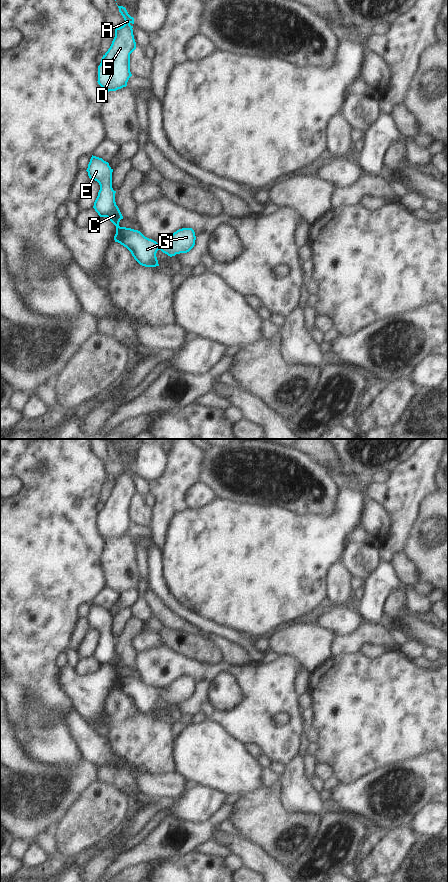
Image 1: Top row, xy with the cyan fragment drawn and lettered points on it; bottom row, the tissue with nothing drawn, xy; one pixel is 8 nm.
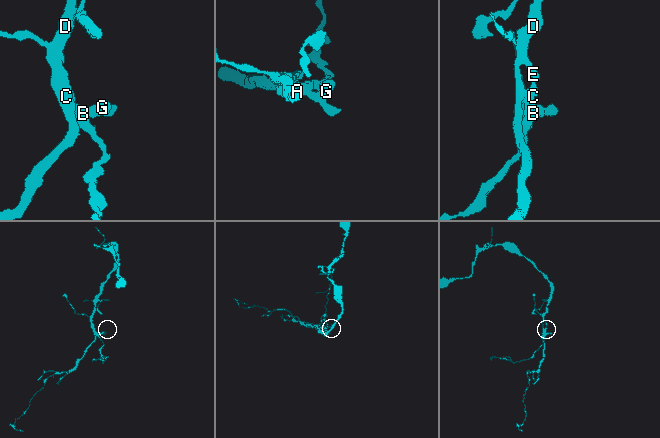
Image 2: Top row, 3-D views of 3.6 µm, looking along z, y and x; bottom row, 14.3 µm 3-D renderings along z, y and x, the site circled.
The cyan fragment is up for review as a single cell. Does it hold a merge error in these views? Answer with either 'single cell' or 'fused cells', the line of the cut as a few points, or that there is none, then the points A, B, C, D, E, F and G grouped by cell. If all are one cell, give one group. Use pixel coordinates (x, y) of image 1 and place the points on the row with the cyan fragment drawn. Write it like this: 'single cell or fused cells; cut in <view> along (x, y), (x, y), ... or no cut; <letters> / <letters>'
single cell; no cut; A B C D E F G

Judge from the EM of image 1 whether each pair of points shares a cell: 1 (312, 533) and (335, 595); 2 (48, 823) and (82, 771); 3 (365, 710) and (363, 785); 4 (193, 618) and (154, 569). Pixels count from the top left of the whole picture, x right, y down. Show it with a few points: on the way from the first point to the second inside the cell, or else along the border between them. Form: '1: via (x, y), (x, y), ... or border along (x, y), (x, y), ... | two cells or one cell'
1: border along (340, 560), (336, 561), (326, 574), (325, 595) | two cells
2: via (56, 810), (71, 784) | one cell
3: border along (385, 766), (379, 766), (347, 782), (340, 781) | two cells
4: via (179, 610), (163, 594), (156, 583) | one cell

